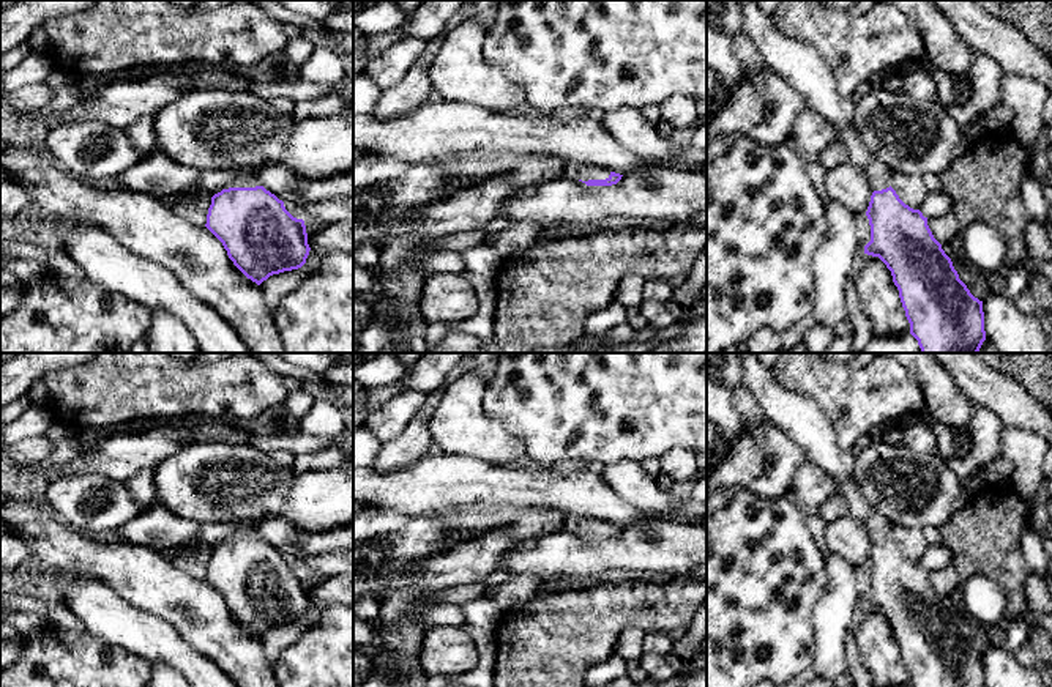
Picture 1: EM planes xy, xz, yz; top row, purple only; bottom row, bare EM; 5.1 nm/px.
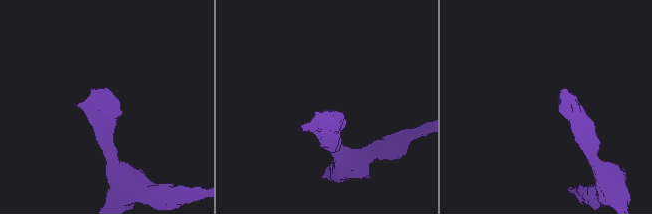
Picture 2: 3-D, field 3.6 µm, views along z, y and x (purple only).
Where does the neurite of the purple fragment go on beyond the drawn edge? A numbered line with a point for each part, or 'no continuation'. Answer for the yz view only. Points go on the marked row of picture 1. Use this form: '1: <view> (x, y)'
1: yz (798, 63)

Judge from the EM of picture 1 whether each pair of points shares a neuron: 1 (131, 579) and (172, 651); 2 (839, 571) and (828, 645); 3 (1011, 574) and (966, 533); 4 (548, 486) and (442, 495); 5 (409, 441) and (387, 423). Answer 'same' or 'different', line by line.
1: different
2: same
3: same
4: same
5: different

